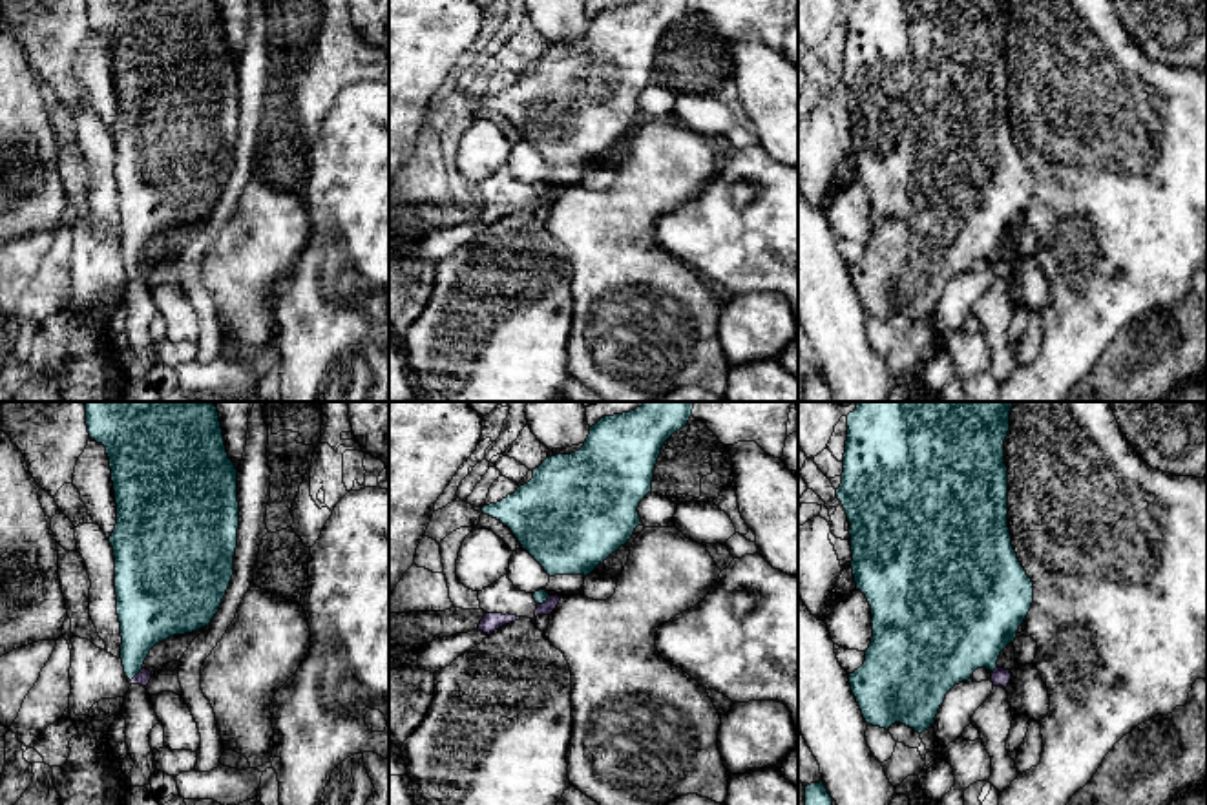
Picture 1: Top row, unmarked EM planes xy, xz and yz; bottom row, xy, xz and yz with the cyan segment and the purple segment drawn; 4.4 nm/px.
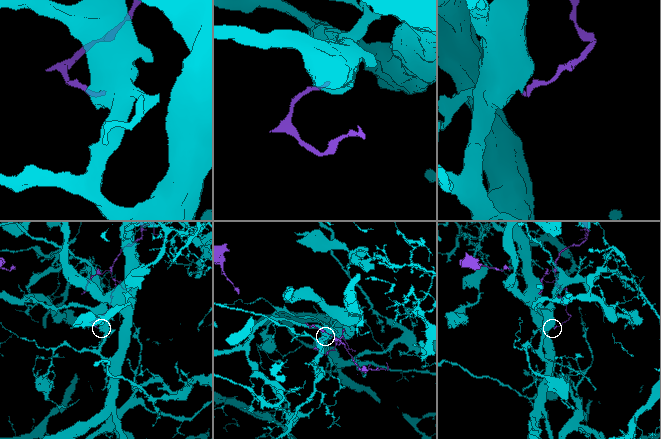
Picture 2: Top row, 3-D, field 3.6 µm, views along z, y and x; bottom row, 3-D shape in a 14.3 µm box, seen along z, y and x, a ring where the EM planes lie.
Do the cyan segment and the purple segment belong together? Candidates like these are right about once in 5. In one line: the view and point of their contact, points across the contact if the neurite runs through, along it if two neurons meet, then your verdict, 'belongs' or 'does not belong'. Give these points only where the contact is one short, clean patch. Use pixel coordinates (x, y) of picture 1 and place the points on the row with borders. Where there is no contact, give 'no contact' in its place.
contact xy (136, 674); border xy (143, 669), (130, 681); does not belong

